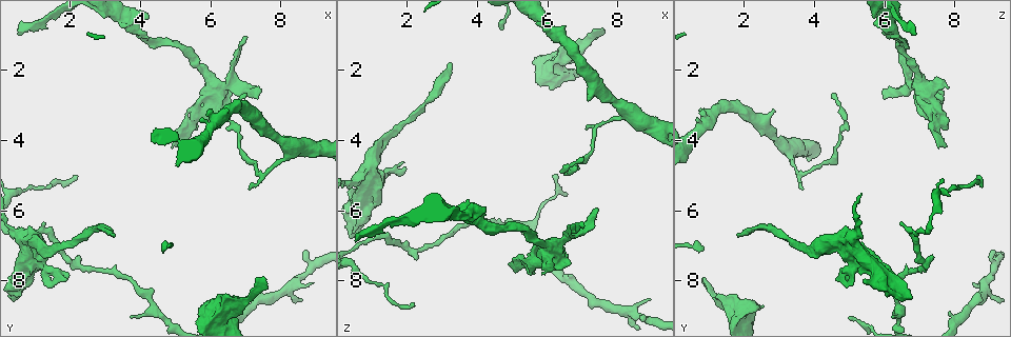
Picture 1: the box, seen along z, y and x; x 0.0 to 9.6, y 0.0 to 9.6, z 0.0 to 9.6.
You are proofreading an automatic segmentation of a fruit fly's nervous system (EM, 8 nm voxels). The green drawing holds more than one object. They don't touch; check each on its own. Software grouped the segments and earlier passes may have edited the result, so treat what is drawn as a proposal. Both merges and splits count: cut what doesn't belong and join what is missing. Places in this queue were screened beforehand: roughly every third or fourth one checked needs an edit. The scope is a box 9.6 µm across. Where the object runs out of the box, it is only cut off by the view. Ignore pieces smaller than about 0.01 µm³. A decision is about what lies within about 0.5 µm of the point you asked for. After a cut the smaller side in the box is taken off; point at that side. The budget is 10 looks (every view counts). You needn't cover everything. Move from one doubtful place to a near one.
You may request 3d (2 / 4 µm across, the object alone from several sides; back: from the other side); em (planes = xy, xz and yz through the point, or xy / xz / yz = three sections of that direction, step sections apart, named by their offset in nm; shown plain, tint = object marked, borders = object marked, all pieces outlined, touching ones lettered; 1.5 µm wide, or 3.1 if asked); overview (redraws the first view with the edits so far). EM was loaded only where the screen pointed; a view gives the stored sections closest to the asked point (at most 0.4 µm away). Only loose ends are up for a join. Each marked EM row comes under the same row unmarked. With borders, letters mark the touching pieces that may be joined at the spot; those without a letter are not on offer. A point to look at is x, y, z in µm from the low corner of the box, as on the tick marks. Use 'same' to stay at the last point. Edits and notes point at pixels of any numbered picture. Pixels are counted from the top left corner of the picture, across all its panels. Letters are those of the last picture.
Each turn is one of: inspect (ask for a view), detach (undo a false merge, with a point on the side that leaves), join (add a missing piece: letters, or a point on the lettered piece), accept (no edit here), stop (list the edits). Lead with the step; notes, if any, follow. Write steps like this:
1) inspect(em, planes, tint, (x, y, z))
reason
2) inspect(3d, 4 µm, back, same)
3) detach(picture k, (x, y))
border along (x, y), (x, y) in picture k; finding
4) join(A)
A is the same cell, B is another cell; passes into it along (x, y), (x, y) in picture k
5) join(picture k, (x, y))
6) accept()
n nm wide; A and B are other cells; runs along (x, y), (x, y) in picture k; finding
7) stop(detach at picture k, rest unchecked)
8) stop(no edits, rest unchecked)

inspect(em, xy, step 4, borders, (7.45, 7.90, 0.85))
branch stops here

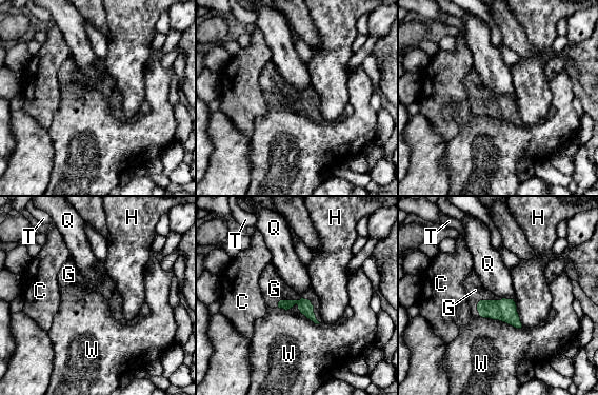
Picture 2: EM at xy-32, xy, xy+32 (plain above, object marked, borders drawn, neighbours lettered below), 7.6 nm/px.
inspect(em, planes, borders, same)
cut it another way

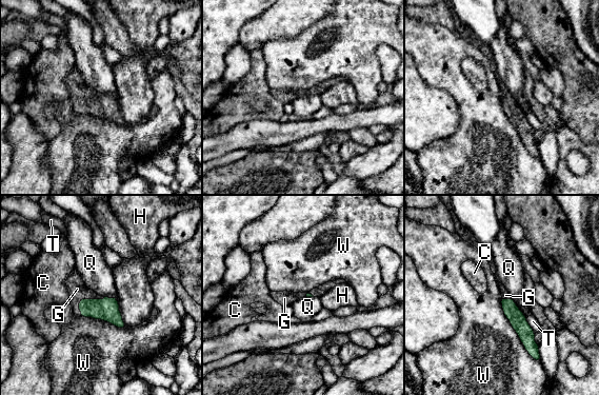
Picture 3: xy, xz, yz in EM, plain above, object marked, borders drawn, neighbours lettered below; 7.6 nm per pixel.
join(G)
G is the same cell, C, H, Q, T and W are other cells; passes into it along (107, 309), (85, 299), (77, 289) in picture 3; it goes on there

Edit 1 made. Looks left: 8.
inspect(overview)
redraw

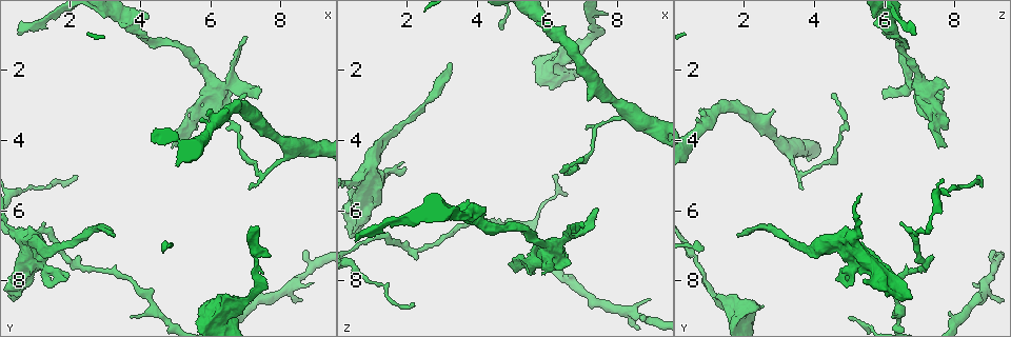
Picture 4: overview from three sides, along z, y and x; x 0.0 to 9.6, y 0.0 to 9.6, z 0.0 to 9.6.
inspect(3d, 4 µm, back, (6.30, 9.10, 5.00))

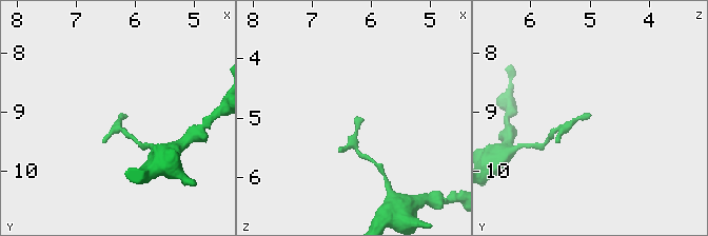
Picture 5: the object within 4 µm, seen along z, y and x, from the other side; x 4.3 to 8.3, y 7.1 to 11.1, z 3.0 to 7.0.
inspect(em, yz, step 4, borders, (6.25, 9.10, 5.00))
shape alone is not enough

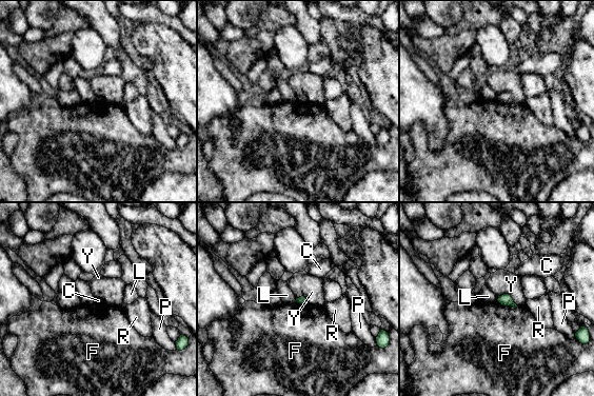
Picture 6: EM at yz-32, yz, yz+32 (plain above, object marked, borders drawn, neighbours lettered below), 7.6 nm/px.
inspect(em, planes, borders, same)

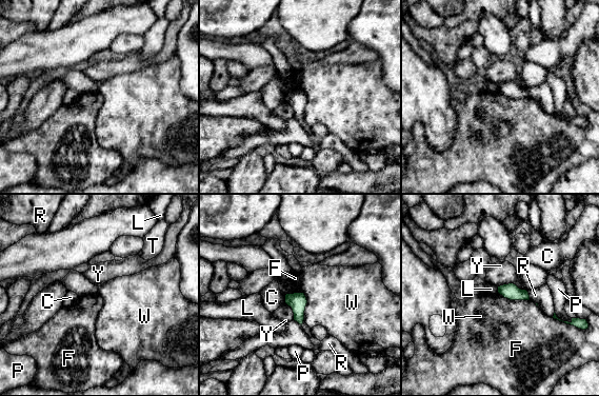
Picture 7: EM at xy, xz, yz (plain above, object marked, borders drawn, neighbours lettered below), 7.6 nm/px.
accept()
C, F, L, P, R, T, W and Y are other cells; border along (498, 292), (510, 299), (530, 299) in picture 7; no lettered piece goes on from it

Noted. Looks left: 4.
inspect(em, planes, borders, (1.15, 7.05, 4.25))
sudden change in width

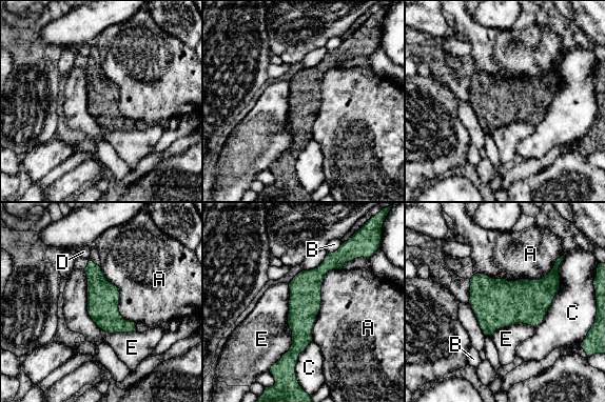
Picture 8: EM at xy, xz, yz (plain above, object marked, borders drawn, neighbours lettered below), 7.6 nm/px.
accept()
240 nm wide; A, B, C, D and E are other cells; runs along (339, 253), (306, 286), (286, 363) in picture 8; continuous, no second neuron

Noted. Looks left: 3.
inspect(em, planes, borders, (4.85, 4.15, 7.50))
an open end

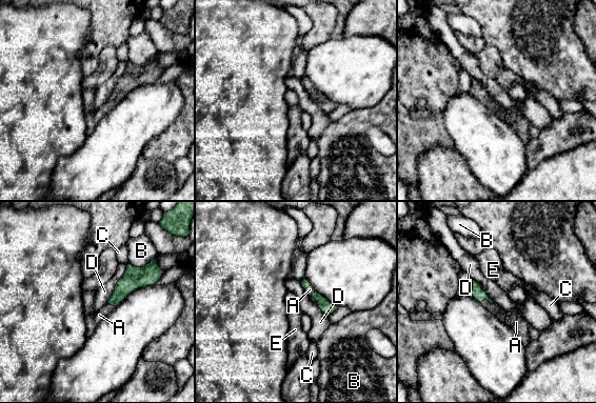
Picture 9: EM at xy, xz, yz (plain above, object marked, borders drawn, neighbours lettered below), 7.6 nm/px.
join(A)
A is the same cell, B, C, D and E are other cells; passes into it along (326, 307), (313, 297), (310, 289) in picture 9; it goes on there

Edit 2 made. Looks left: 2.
stop(join at picture 3, join at picture 9, rest unchecked)

